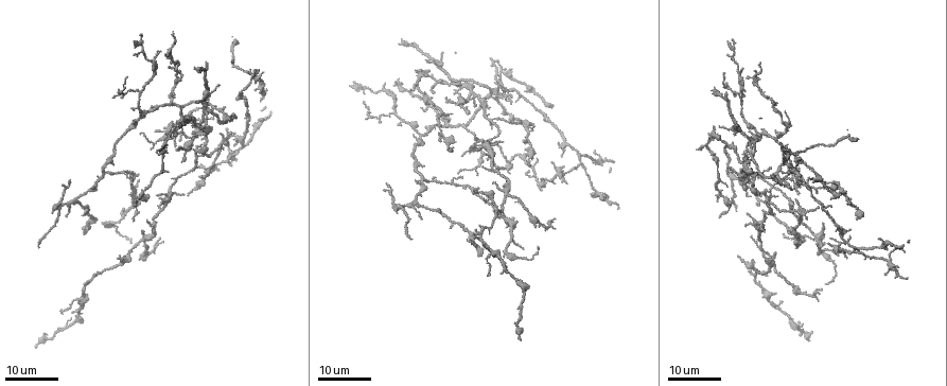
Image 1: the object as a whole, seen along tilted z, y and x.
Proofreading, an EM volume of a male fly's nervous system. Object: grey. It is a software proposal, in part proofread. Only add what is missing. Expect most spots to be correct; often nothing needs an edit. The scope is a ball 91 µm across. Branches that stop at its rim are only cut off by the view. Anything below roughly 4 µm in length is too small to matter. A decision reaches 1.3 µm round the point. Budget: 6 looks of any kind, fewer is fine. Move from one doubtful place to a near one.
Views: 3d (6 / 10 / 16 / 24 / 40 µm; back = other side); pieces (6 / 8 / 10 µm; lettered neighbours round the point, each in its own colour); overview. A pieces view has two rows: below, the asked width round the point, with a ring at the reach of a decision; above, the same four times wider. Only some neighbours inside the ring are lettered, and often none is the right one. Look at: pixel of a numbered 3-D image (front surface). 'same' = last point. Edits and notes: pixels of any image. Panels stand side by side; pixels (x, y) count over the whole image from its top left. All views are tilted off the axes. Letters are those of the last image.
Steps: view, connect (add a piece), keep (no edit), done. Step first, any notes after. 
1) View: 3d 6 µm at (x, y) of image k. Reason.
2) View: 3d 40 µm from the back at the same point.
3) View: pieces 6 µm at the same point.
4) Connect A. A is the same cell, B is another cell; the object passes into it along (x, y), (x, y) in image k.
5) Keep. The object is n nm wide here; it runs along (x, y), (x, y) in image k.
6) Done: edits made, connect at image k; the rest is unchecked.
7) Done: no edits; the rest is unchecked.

View: 3d 24 µm at (34, 345) of image 1. Free end.

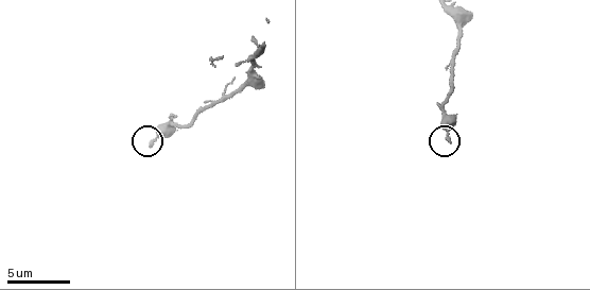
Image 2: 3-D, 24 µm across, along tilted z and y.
View: pieces 6 µm at (151, 146) of image 2.

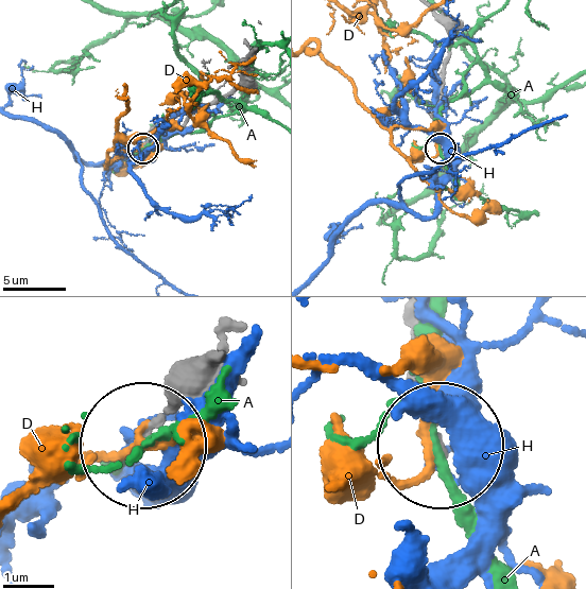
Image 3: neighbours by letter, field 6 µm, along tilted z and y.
Keep. A, D and H are other cells; none of them fits.

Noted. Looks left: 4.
View: 3d 24 µm at (400, 124) of image 1. Thin end.

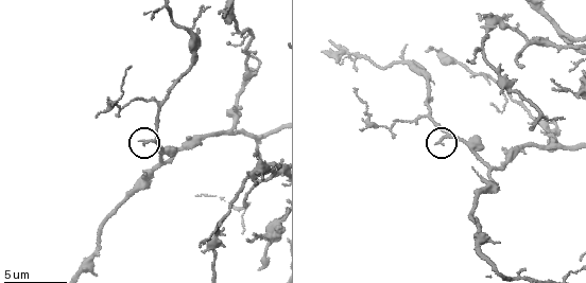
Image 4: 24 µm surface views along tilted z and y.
View: pieces 6 µm at (143, 142) of image 4. What lies round it.

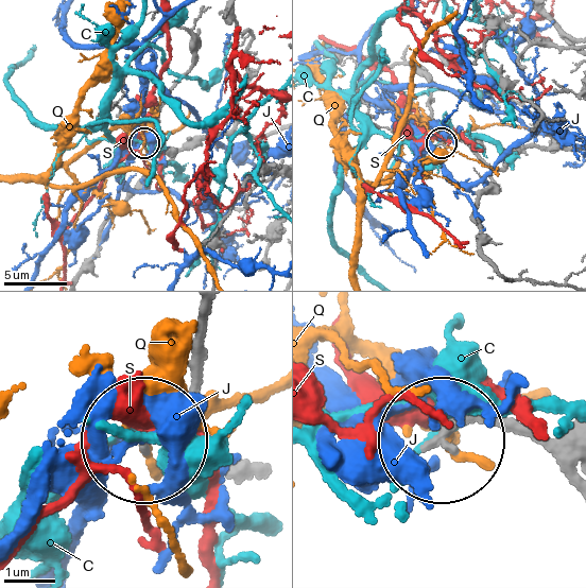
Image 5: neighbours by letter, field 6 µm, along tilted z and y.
Keep. C, J, Q and S are other cells; it runs along (562, 466), (469, 420), (438, 434) in image 5; no lettered piece goes on from it.

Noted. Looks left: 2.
View: 3d 16 µm at (138, 180) of image 1.

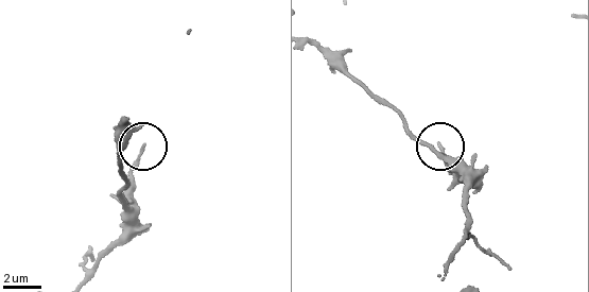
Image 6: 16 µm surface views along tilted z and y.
View: pieces 6 µm at (439, 143) of image 6.

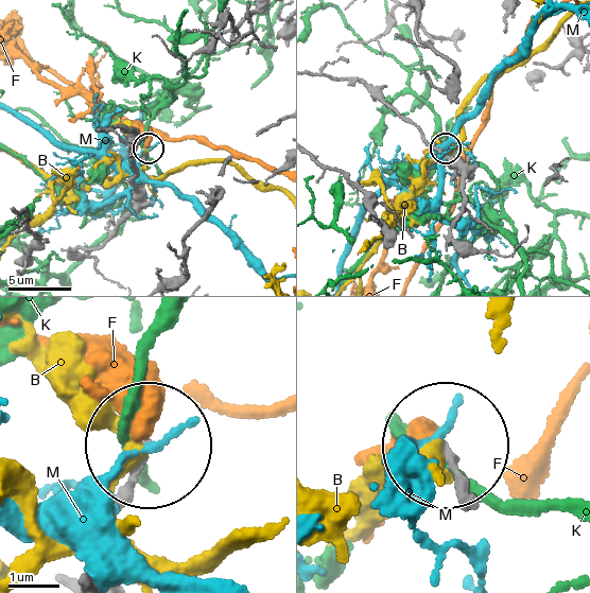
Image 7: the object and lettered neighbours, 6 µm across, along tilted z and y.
Keep. B, F, K and M are other cells; it runs along (102, 128), (132, 129), (135, 188), (148, 150) in image 7; no lettered piece goes on from it.

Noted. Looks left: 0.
Done: no edits; the rest is unchecked.

